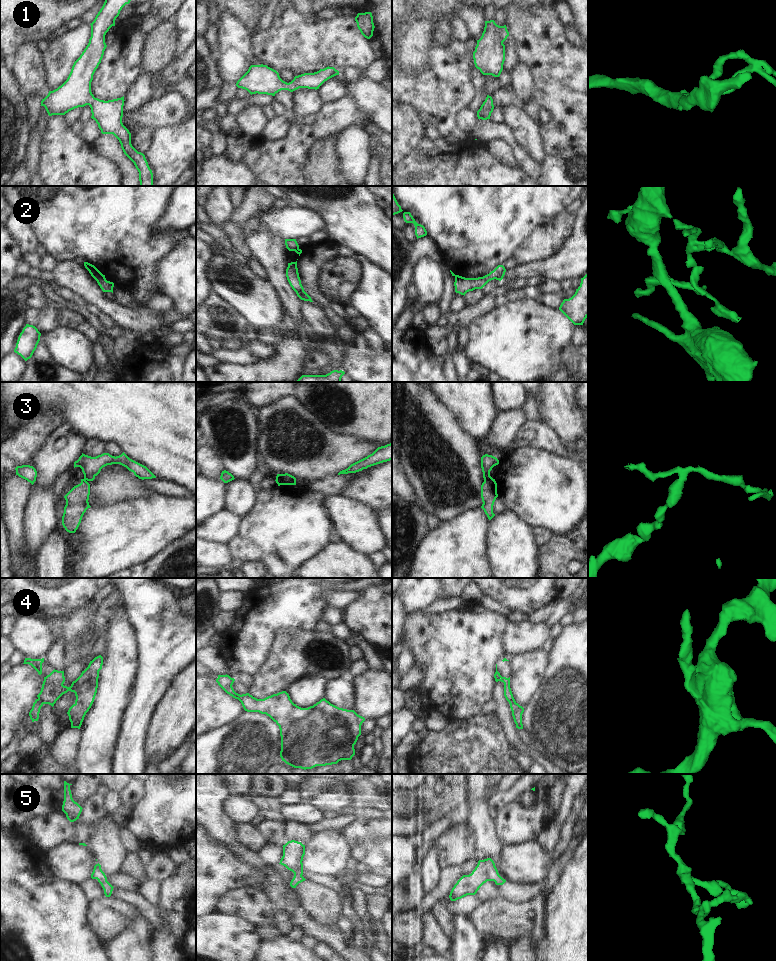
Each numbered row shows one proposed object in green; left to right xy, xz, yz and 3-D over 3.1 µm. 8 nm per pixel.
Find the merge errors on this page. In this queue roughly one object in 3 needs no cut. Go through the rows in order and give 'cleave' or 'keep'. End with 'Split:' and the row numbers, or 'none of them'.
1: keep
2: cleave
3: cleave
4: keep
5: keep
Split: 2, 3

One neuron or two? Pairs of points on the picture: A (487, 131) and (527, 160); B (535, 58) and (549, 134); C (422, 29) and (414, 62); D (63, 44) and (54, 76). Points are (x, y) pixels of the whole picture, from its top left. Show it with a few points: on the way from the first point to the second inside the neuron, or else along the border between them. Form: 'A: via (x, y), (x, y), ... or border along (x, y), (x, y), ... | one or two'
A: via (497, 132), (501, 132), (517, 150) | one
B: via (554, 75), (555, 115) | one
C: via (415, 37), (414, 54) | one
D: via (62, 52), (58, 61), (58, 68) | one

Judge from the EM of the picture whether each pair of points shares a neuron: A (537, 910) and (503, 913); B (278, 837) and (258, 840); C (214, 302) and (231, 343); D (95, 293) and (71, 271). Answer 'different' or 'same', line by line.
A: same
B: different
C: same
D: same

